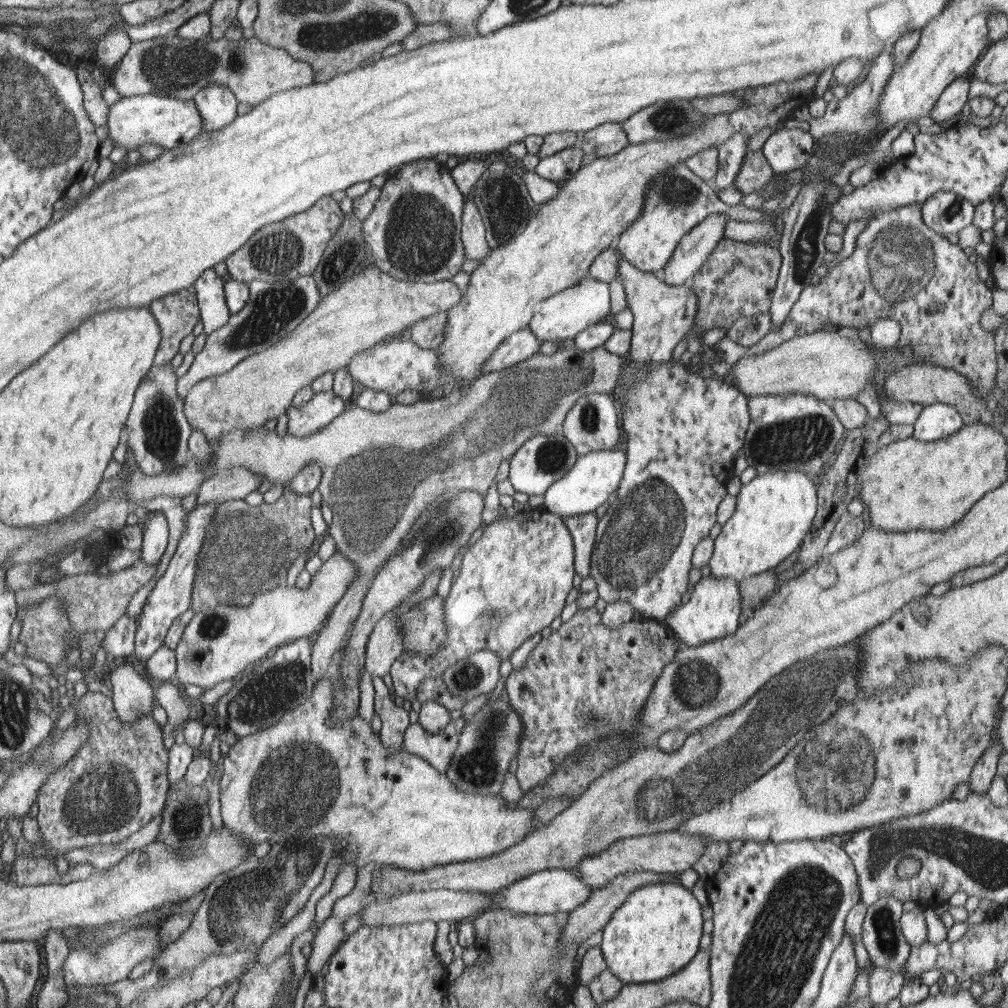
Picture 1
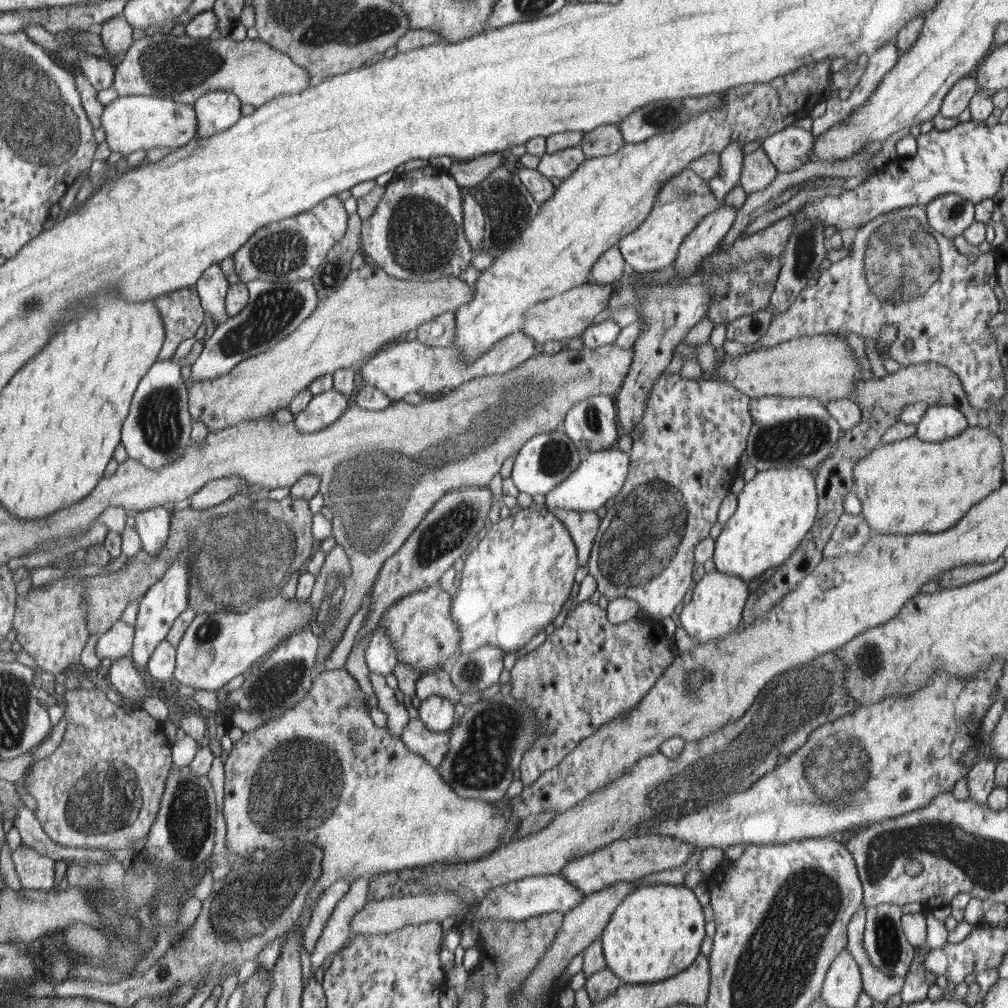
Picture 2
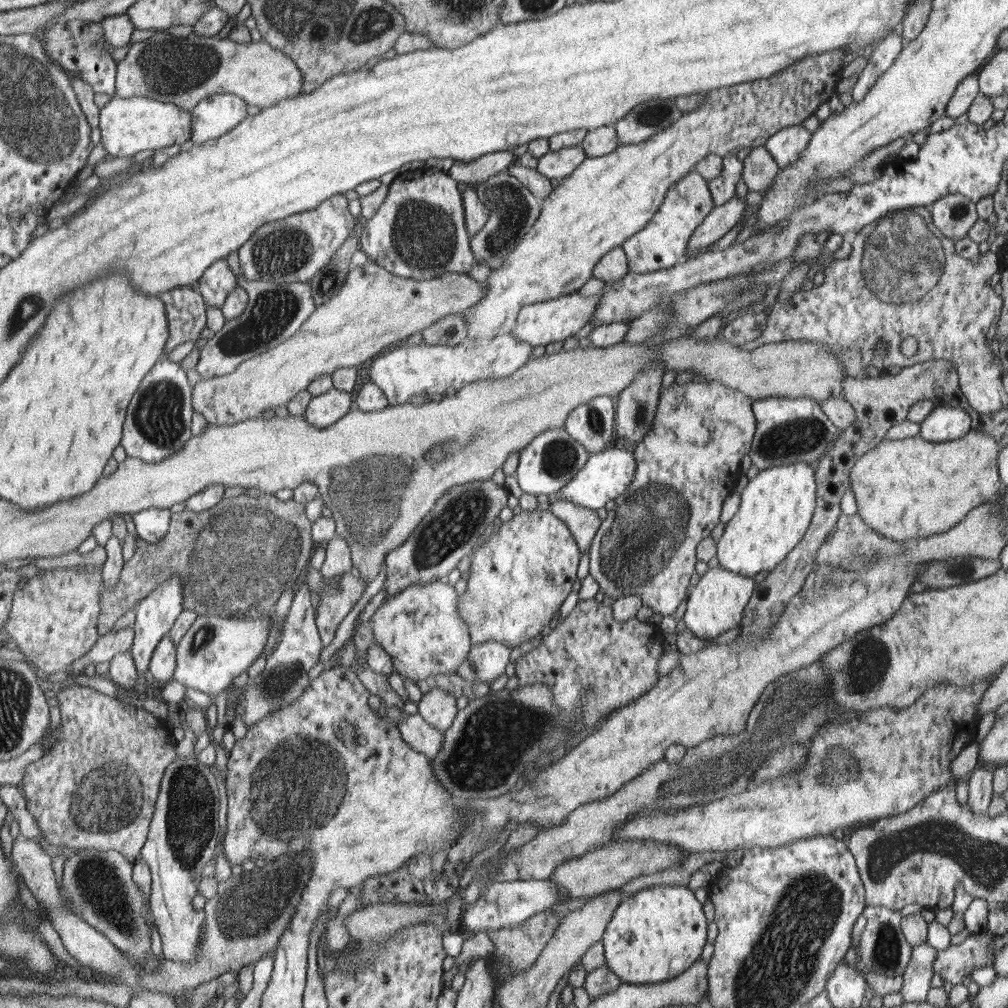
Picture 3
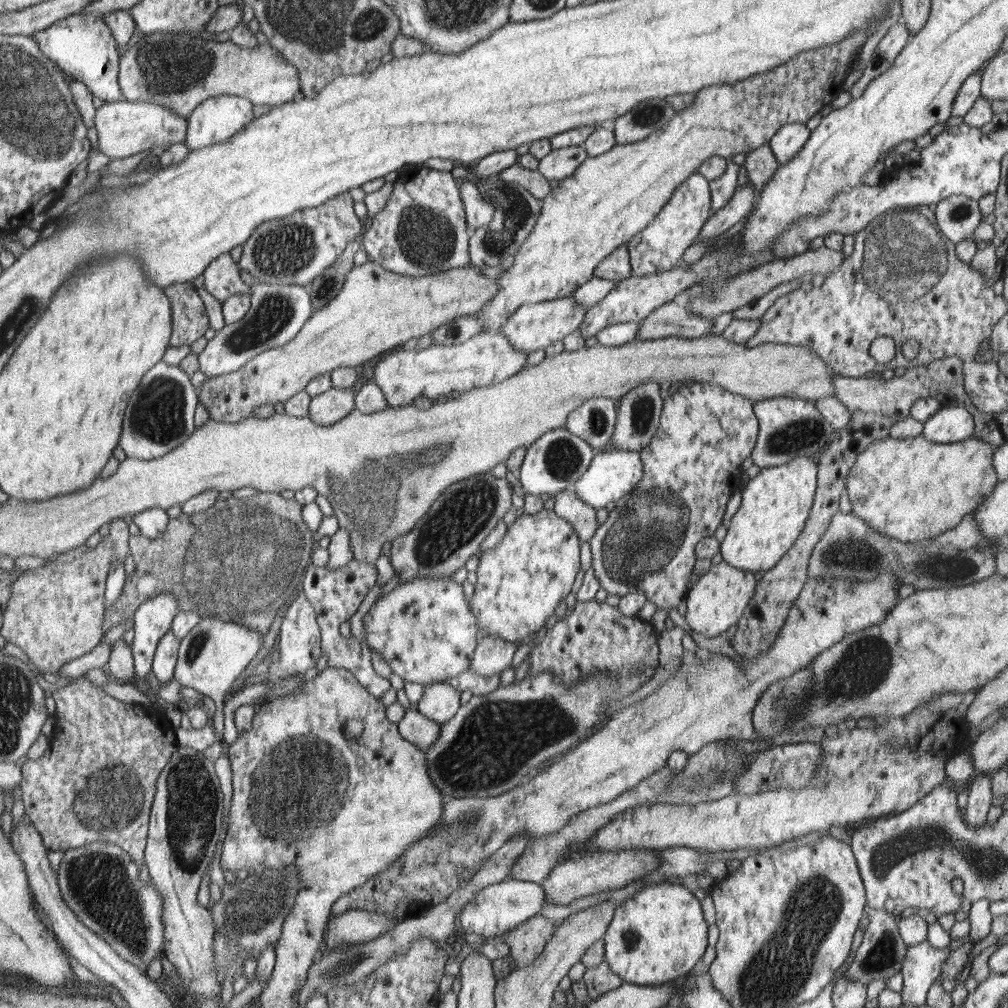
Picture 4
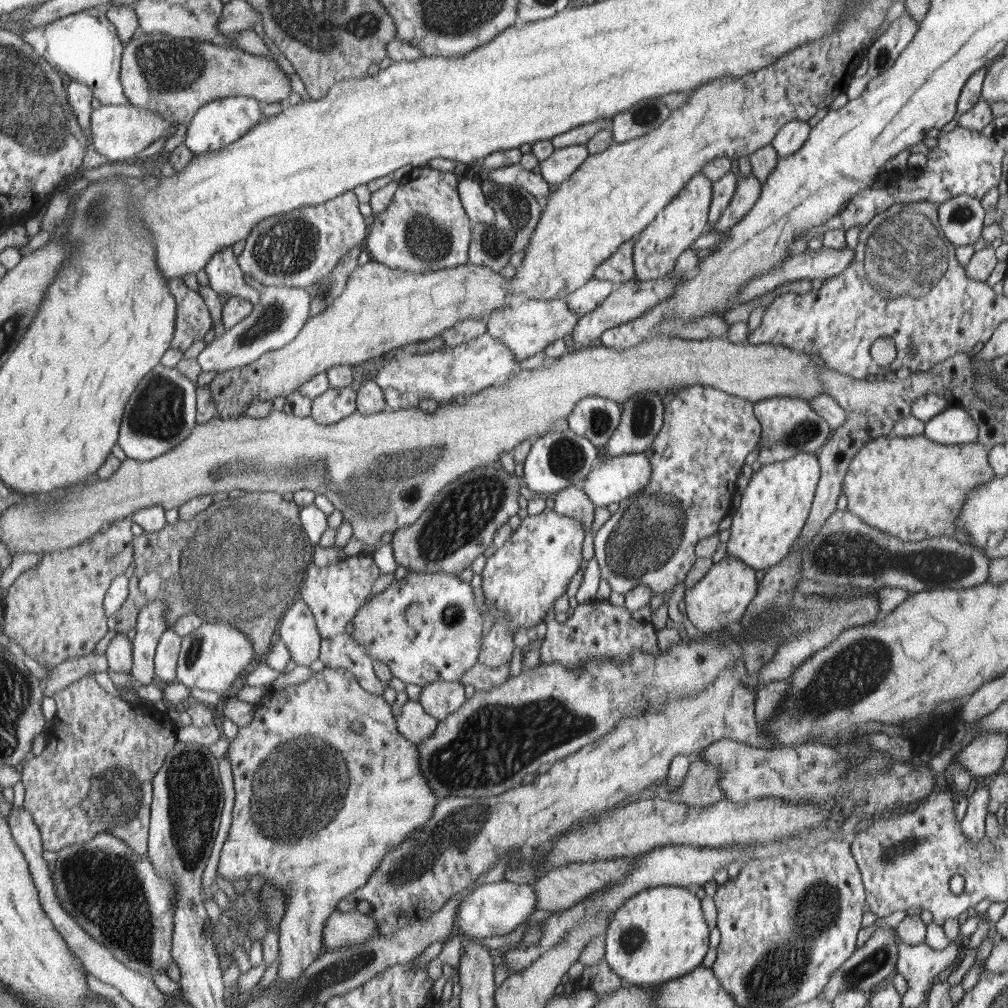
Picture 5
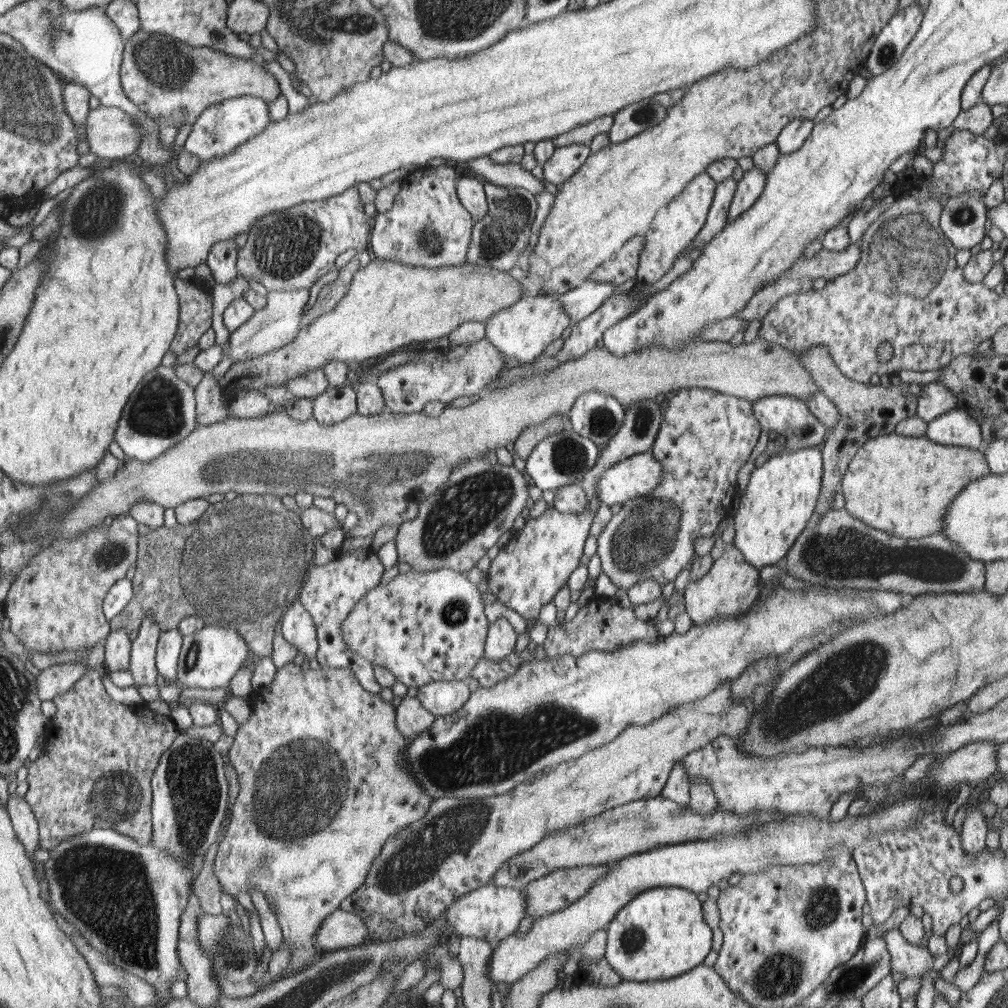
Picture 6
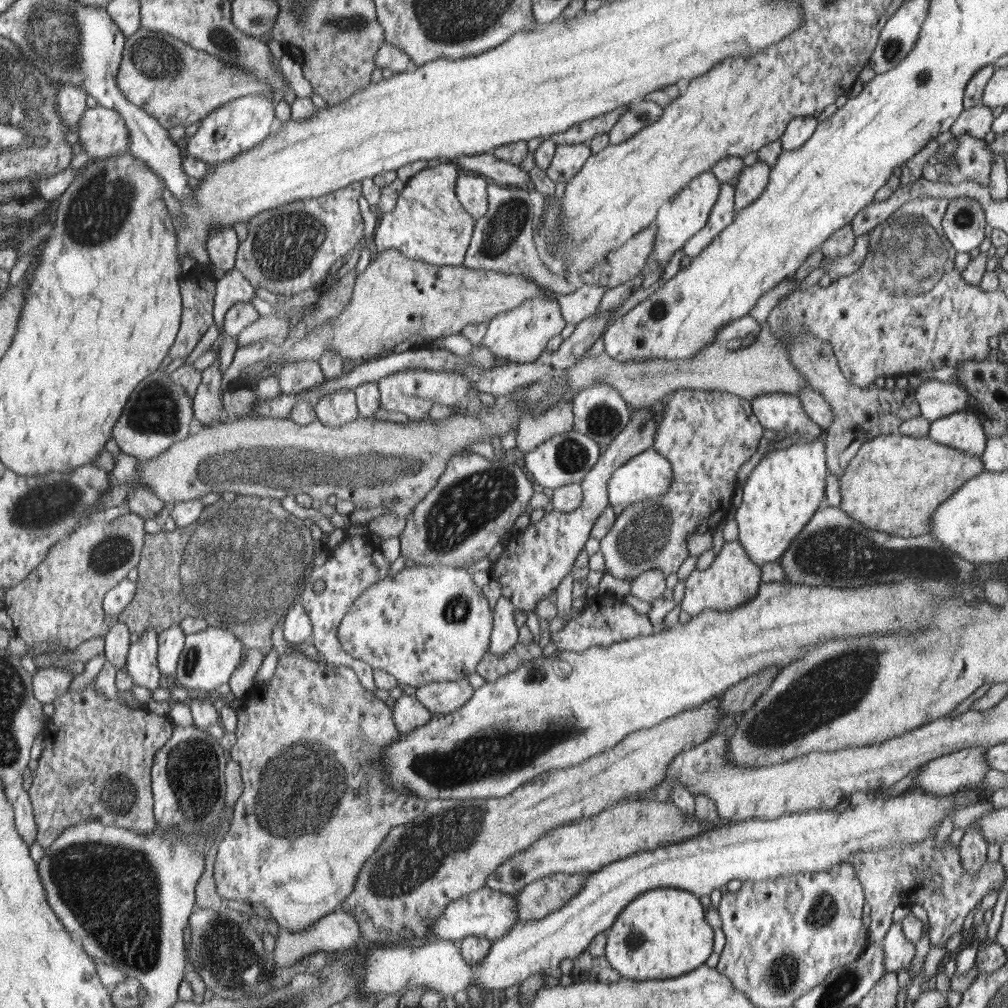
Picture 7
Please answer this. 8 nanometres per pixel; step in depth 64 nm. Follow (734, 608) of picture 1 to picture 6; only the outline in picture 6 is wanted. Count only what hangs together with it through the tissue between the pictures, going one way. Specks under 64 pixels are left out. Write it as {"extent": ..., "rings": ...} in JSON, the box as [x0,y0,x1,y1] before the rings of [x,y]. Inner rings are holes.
{"extent":[685,544,758,624],"rings":[[[734,544],[726,545],[725,552],[715,560],[709,571],[697,581],[685,586],[686,612],[695,624],[726,616],[738,616],[749,610],[758,599],[758,568],[746,562],[745,556]]]}

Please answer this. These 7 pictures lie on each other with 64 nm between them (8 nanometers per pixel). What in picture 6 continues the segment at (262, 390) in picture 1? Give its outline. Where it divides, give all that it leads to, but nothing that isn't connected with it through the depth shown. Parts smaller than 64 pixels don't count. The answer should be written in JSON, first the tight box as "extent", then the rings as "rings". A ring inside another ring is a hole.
{"extent":[219,258,523,405],"rings":[[[374,258],[370,264],[360,267],[354,274],[348,293],[333,310],[300,329],[290,344],[268,351],[255,359],[232,365],[226,375],[219,378],[219,386],[224,392],[224,403],[228,405],[236,392],[256,390],[262,393],[262,390],[270,386],[286,387],[293,379],[304,377],[317,369],[323,370],[328,362],[334,360],[345,363],[365,362],[368,358],[385,357],[397,352],[404,344],[448,336],[464,322],[486,322],[488,317],[494,317],[500,310],[506,310],[519,302],[523,297],[523,290],[522,283],[514,280],[507,272],[499,272],[497,269],[468,263],[443,269],[424,269]]]}

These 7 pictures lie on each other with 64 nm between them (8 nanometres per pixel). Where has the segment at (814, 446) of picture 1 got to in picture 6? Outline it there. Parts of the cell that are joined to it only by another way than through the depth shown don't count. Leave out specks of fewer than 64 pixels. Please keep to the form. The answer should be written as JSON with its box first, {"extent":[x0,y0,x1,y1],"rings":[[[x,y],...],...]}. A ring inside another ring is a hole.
{"extent":[753,395,828,452],"rings":[[[770,395],[754,401],[753,411],[757,415],[758,422],[761,422],[762,428],[774,430],[786,438],[786,444],[779,450],[780,452],[796,452],[810,446],[819,446],[826,439],[828,428],[810,413],[805,400],[792,396]]]}

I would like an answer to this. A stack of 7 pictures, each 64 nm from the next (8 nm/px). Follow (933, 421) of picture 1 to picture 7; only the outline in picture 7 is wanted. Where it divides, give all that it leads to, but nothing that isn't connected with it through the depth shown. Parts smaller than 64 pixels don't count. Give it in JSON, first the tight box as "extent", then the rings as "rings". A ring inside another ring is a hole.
{"extent":[930,410,987,456],"rings":[[[962,410],[938,418],[930,423],[930,440],[962,450],[970,455],[982,456],[987,436],[979,416]]]}

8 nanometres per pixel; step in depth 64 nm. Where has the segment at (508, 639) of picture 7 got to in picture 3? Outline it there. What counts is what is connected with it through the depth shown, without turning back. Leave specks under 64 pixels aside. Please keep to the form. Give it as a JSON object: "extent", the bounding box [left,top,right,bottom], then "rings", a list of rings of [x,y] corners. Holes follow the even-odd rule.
{"extent":[456,642,514,682],"rings":[[[486,642],[480,650],[470,651],[456,674],[466,682],[494,682],[506,670],[514,647],[501,642]]]}

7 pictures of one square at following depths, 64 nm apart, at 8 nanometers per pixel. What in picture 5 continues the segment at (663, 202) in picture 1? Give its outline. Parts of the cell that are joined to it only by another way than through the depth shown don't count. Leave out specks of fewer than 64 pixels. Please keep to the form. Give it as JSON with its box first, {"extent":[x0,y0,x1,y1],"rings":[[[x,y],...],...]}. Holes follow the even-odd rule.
{"extent":[633,172,713,280],"rings":[[[700,172],[657,214],[649,228],[635,237],[633,267],[639,280],[657,280],[673,272],[678,257],[690,249],[709,225],[712,200],[713,182]]]}

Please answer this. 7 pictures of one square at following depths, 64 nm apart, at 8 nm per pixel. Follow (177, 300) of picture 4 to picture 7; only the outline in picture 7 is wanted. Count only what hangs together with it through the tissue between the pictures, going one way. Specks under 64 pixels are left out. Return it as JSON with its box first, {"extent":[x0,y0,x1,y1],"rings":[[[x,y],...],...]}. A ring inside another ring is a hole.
{"extent":[170,264,218,359],"rings":[[[197,264],[190,272],[181,274],[181,298],[184,312],[181,314],[180,334],[177,335],[174,346],[170,349],[170,356],[173,359],[188,357],[202,338],[202,335],[206,333],[211,324],[214,324],[216,282],[218,282],[218,278],[210,278],[210,274],[202,264]]]}

